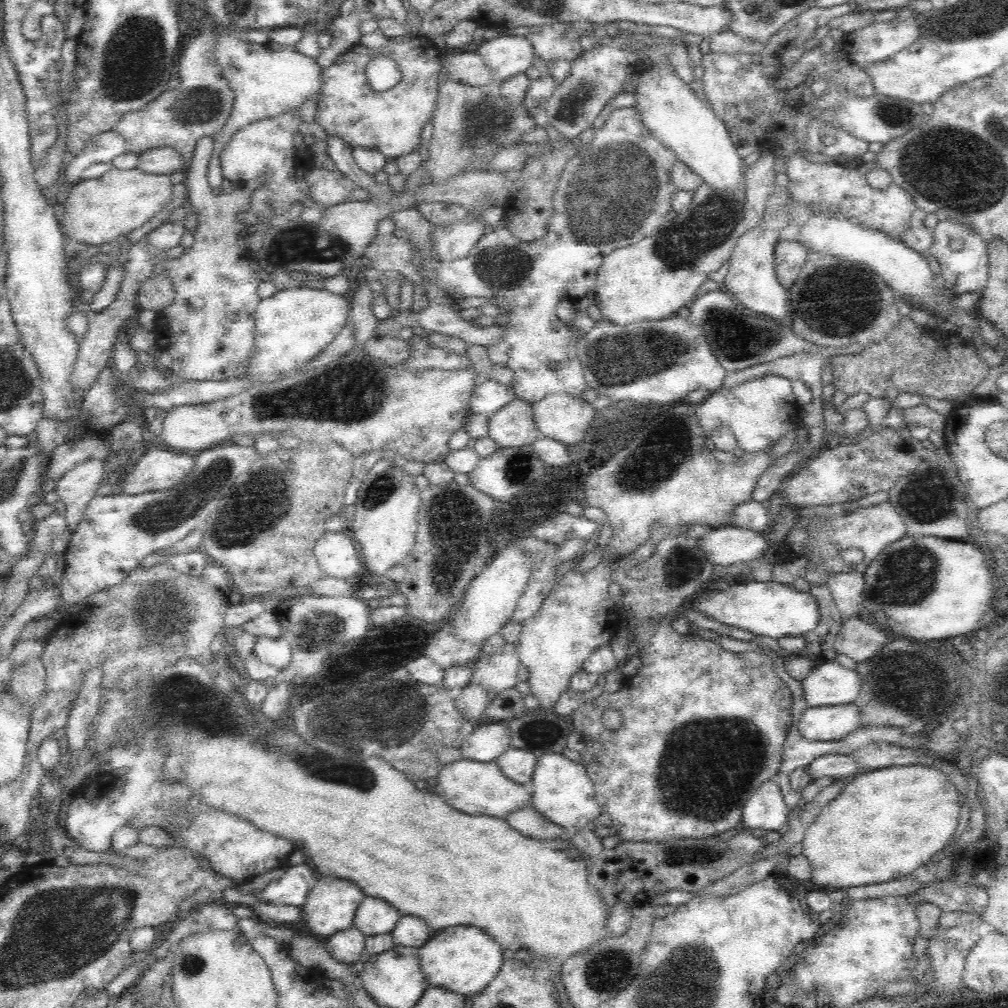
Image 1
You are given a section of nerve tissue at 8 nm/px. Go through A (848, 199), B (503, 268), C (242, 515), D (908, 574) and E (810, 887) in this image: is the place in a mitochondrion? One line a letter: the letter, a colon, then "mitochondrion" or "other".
A: other
B: mitochondrion
C: mitochondrion
D: mitochondrion
E: other

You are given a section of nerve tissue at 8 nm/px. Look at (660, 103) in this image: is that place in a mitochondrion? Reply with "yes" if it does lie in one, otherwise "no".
no

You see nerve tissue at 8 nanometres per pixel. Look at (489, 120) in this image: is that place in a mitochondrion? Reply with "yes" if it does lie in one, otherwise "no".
yes

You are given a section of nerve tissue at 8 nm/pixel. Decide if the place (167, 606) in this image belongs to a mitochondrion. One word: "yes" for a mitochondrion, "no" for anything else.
yes

